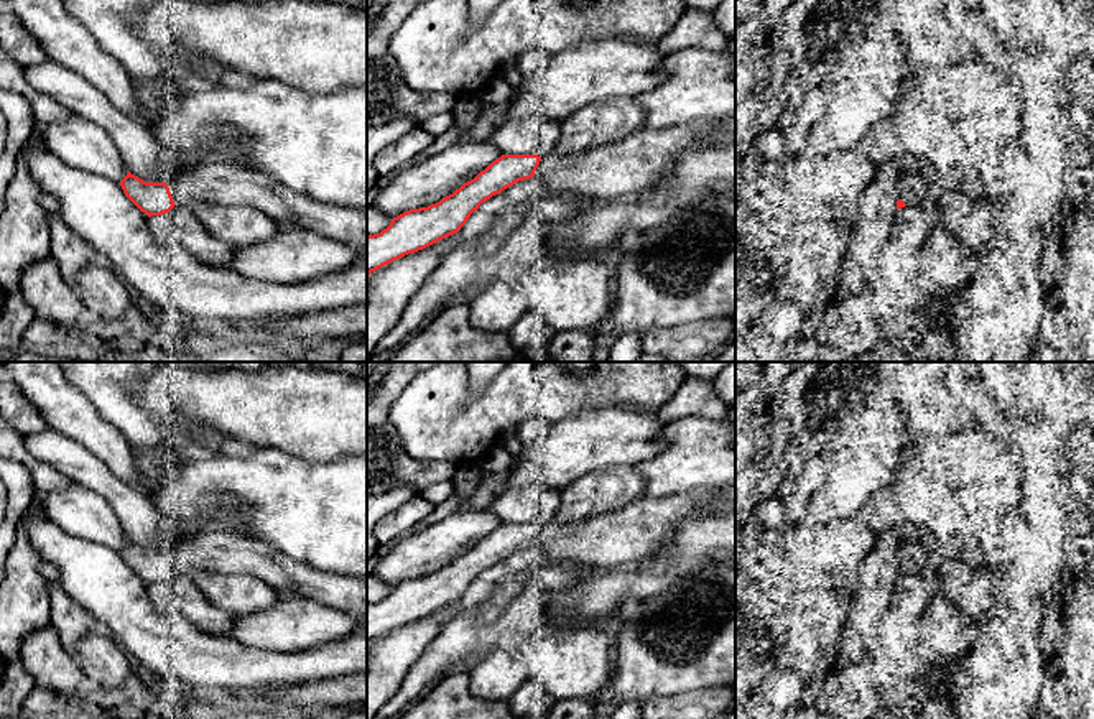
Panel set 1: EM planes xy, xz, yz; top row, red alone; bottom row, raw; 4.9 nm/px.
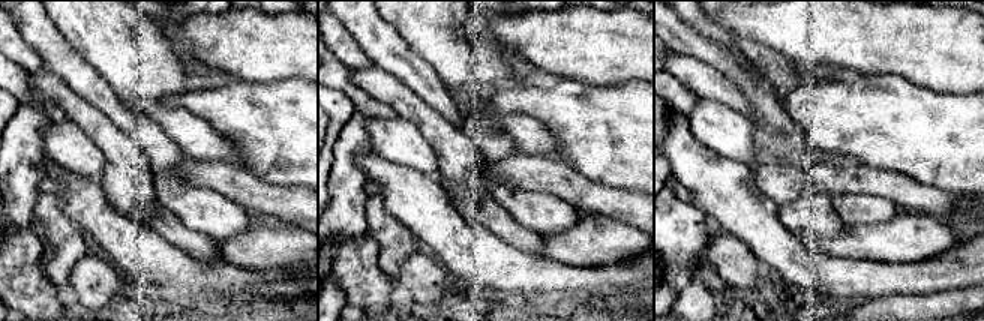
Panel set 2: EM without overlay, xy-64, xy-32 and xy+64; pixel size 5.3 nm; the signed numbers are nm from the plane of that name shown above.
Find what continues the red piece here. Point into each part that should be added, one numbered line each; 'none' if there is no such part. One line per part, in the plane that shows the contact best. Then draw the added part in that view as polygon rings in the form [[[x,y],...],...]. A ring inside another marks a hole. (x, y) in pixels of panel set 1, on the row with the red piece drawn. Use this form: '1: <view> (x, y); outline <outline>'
1: xy (217, 181); outline [[[207,156],[197,165],[178,163],[166,184],[176,206],[191,206],[194,201],[247,206],[280,227],[304,227],[357,252],[367,250],[365,209],[316,201],[247,165]]]

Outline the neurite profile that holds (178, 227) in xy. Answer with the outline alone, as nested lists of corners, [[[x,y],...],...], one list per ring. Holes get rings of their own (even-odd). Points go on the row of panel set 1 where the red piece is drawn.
[[[174,206],[166,214],[151,216],[148,227],[158,242],[183,248],[207,265],[224,268],[232,262],[234,247],[212,237],[189,206]]]

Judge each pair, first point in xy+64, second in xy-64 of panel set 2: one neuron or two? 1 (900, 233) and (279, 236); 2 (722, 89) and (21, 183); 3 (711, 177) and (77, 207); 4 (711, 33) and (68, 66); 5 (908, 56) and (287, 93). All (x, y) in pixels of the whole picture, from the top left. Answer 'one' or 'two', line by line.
1: one
2: two
3: one
4: one
5: two

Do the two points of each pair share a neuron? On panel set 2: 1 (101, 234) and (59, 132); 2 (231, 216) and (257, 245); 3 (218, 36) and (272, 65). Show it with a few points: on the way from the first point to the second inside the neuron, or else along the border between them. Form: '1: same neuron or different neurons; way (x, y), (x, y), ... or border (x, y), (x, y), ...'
1: different neurons; border (48, 158), (71, 171), (98, 180)
2: different neurons; border (251, 215), (245, 230), (216, 242)
3: same neuron; way (231, 42), (248, 44), (258, 51)

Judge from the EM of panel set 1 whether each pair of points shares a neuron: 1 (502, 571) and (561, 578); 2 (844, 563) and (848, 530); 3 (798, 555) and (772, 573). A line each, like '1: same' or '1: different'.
1: different
2: same
3: different

